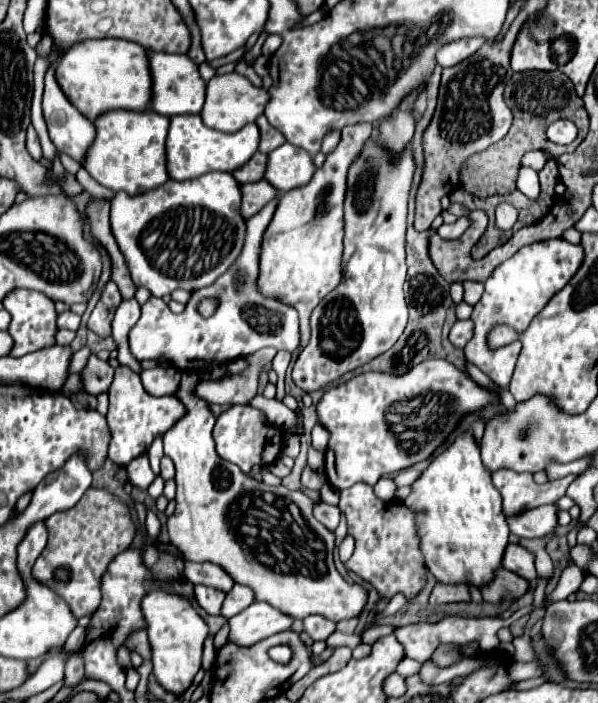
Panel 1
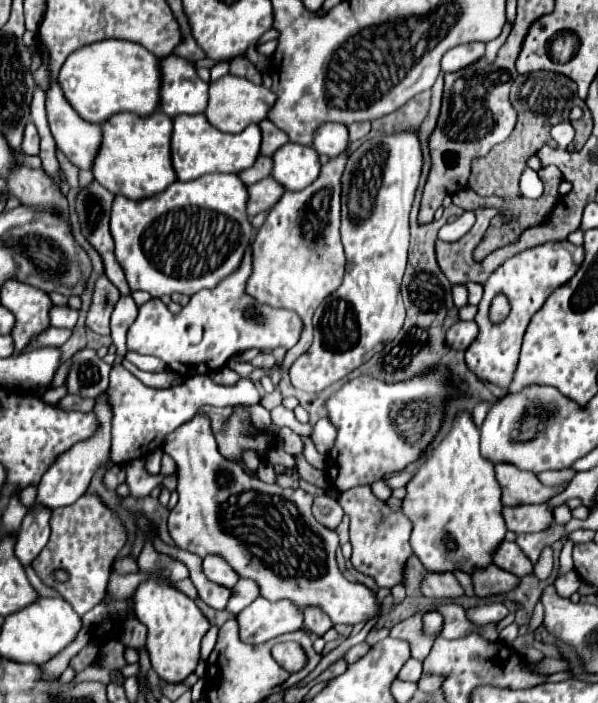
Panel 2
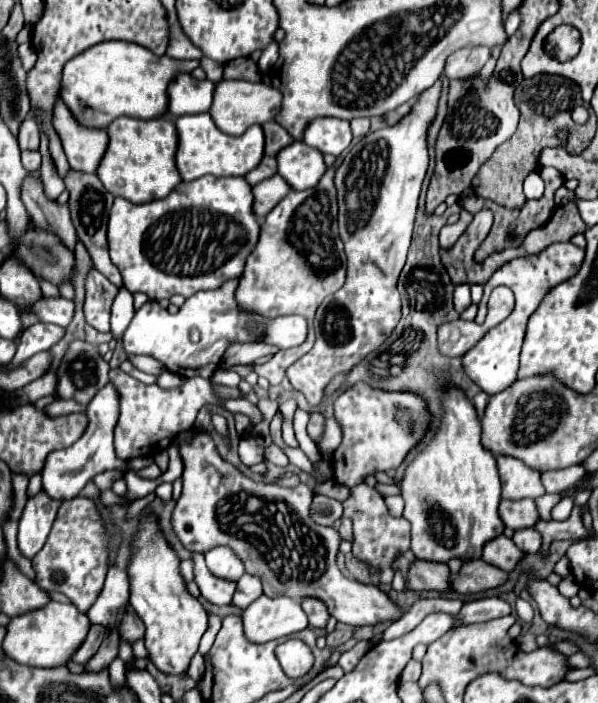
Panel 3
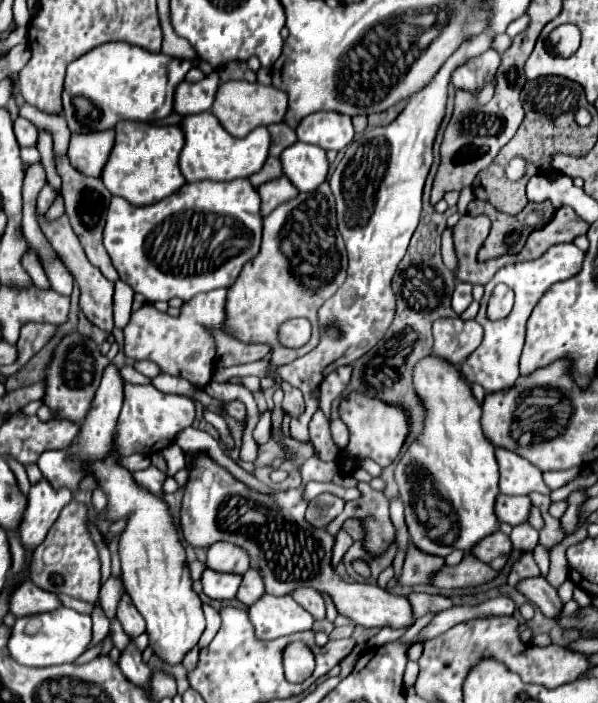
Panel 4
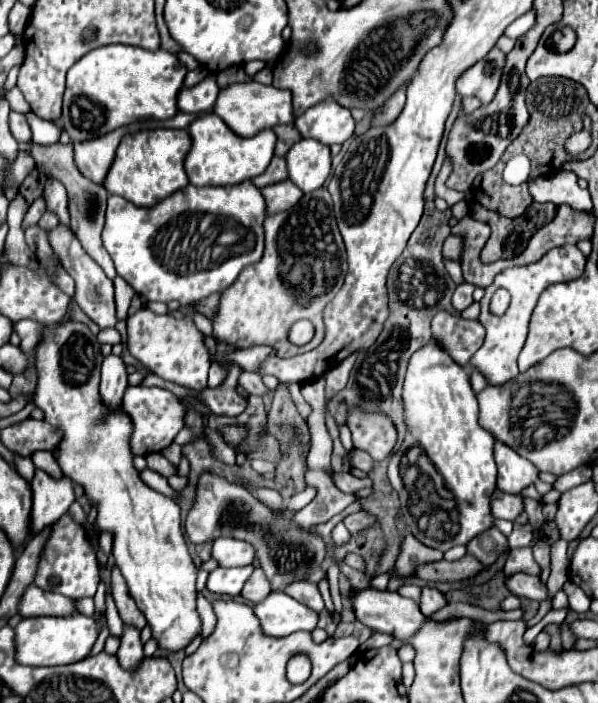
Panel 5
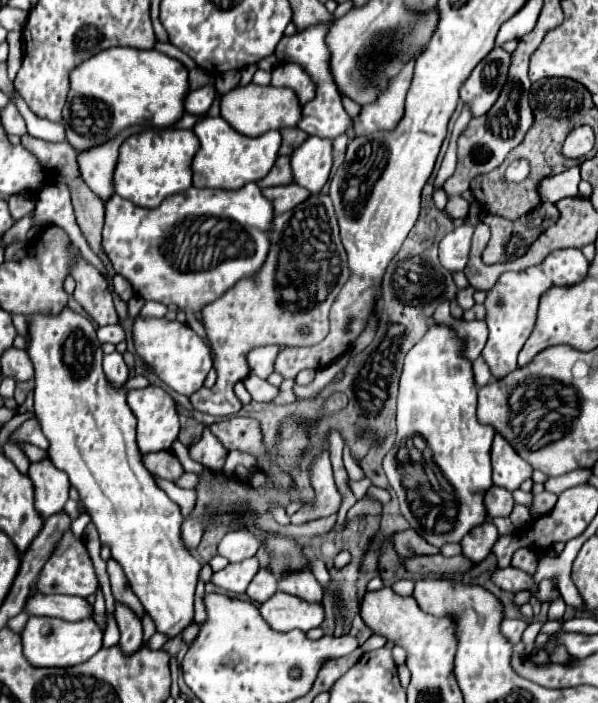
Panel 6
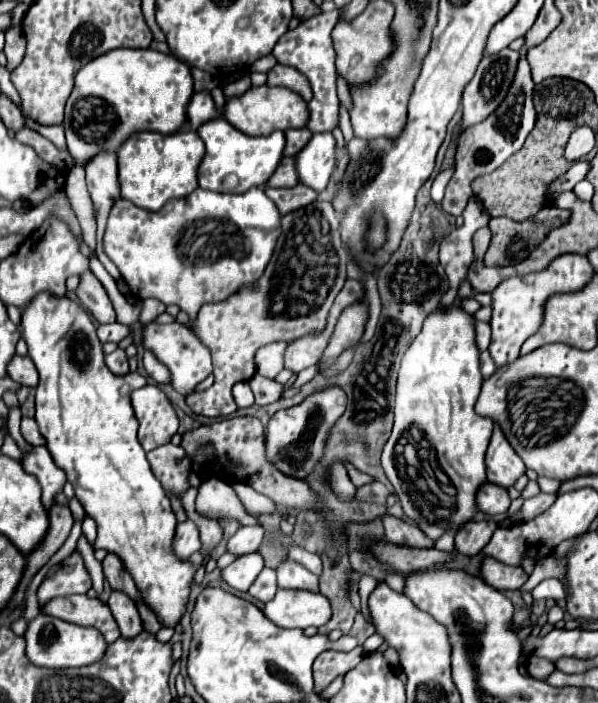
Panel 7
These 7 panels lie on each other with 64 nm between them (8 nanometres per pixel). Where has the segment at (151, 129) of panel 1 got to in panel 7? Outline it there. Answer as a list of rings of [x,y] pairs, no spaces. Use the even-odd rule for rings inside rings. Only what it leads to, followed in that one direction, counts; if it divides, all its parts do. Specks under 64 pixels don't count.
[[[188,128],[174,132],[172,136],[160,136],[160,132],[138,132],[117,151],[120,194],[132,204],[156,212],[166,204],[166,200],[184,198],[198,188],[196,172],[202,156],[204,142]]]

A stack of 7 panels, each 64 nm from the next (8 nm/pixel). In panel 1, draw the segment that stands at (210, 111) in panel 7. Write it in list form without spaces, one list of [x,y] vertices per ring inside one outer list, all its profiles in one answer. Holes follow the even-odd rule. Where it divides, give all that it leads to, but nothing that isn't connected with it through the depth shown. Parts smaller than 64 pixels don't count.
[[[146,50],[150,72],[152,72],[152,110],[164,116],[176,114],[200,114],[204,106],[206,82],[198,74],[198,64],[194,64],[184,54],[168,54],[168,52],[152,52]]]

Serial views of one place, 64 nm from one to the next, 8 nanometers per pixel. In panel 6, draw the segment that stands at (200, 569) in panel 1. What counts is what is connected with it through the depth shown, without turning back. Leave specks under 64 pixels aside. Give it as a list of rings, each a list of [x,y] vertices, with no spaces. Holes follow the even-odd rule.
[[[228,532],[220,544],[218,544],[218,554],[224,556],[230,564],[242,562],[246,558],[252,558],[256,554],[256,550],[260,548],[260,540],[256,538],[256,534],[252,532]]]

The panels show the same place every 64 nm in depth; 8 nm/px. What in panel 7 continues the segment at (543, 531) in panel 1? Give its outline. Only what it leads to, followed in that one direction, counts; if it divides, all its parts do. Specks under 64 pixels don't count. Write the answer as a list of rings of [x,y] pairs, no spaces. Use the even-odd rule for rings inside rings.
[[[484,484],[480,486],[478,490],[478,506],[484,514],[488,516],[500,516],[500,514],[506,514],[508,508],[510,508],[510,496],[508,496],[508,490],[502,488],[502,486],[496,486],[496,484]]]

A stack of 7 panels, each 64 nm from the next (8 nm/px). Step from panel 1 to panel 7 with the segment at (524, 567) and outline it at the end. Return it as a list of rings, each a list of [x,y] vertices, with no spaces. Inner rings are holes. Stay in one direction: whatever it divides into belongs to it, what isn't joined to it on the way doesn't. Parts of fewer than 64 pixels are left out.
[[[482,520],[482,522],[470,522],[466,524],[458,536],[456,536],[456,550],[466,556],[476,556],[484,550],[488,540],[492,538],[498,524],[494,520]]]

